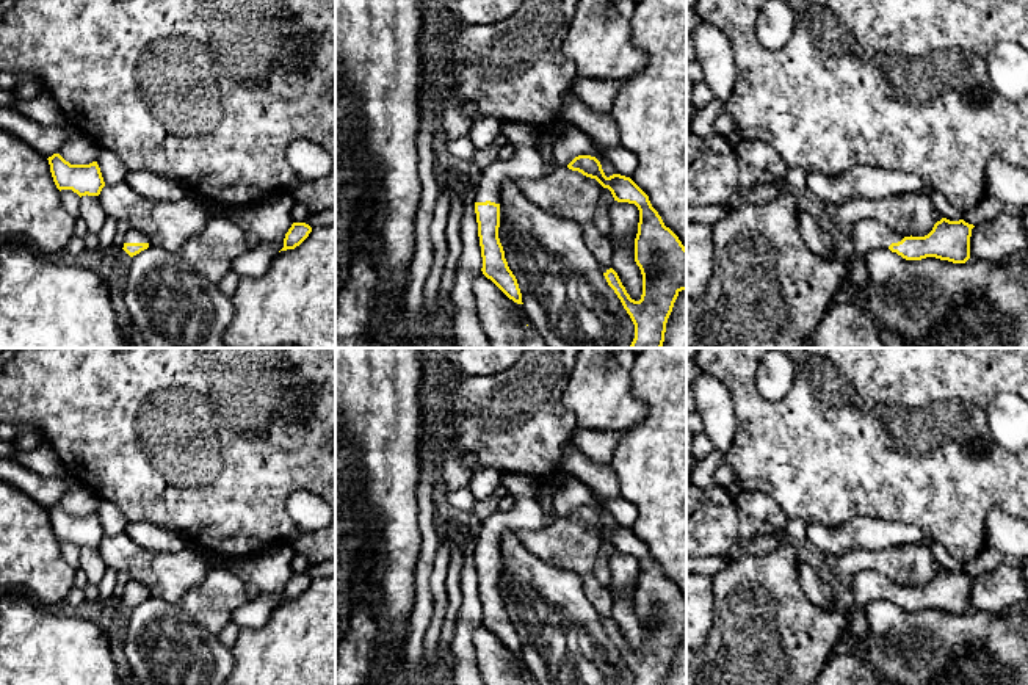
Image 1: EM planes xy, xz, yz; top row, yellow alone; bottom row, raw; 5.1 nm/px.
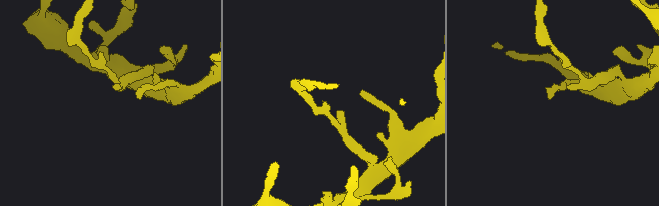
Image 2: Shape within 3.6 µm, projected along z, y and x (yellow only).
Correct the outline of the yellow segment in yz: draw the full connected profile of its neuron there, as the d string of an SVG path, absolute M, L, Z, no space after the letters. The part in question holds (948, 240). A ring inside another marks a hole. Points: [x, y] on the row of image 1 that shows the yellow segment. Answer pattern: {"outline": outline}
{"outline": "M942 218L928 235L912 237L896 234L876 221L862 219L852 226L849 238L862 259L873 249L890 249L906 260L936 257L953 263L965 263L970 259L973 227L964 219L950 221Z"}

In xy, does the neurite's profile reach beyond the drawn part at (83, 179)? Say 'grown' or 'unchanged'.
unchanged

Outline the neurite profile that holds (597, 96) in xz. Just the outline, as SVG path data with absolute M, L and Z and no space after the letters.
M577 75L572 91L588 110L610 114L619 86L621 85L614 80L597 80Z

